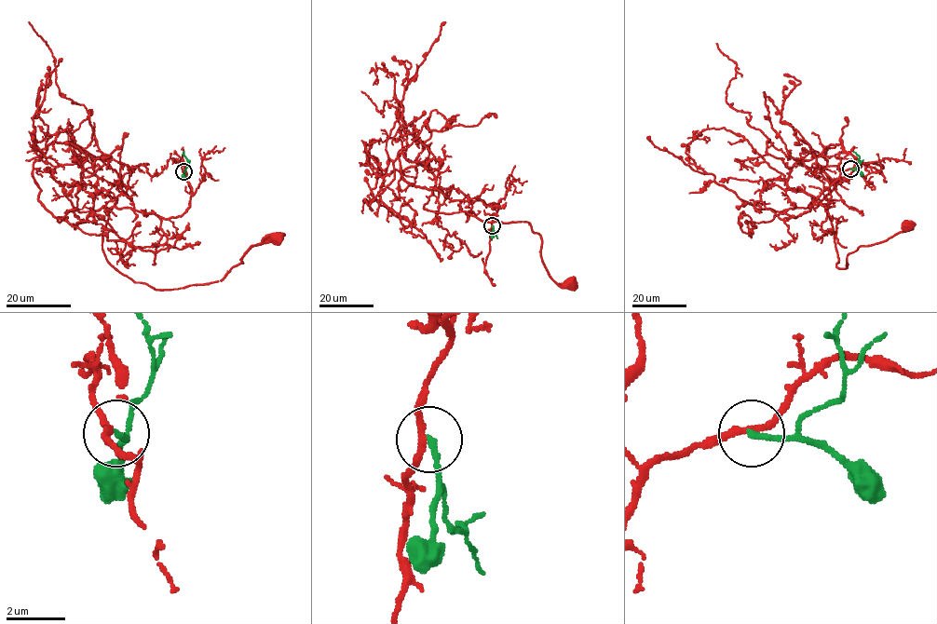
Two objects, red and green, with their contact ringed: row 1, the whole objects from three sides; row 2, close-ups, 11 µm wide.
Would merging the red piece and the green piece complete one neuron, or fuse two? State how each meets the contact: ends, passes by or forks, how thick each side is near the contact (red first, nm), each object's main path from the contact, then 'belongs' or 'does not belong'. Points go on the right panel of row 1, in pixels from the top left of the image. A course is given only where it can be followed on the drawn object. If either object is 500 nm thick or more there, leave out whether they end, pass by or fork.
red passes by | green ends | 220/200 nm | red via (851, 169), (830, 185), (829, 207), (813, 199), (828, 212), (839, 269), (861, 246), (886, 241), (908, 226) | green via (851, 169), (854, 169), (859, 163), (859, 156), (853, 152) | does not belong

